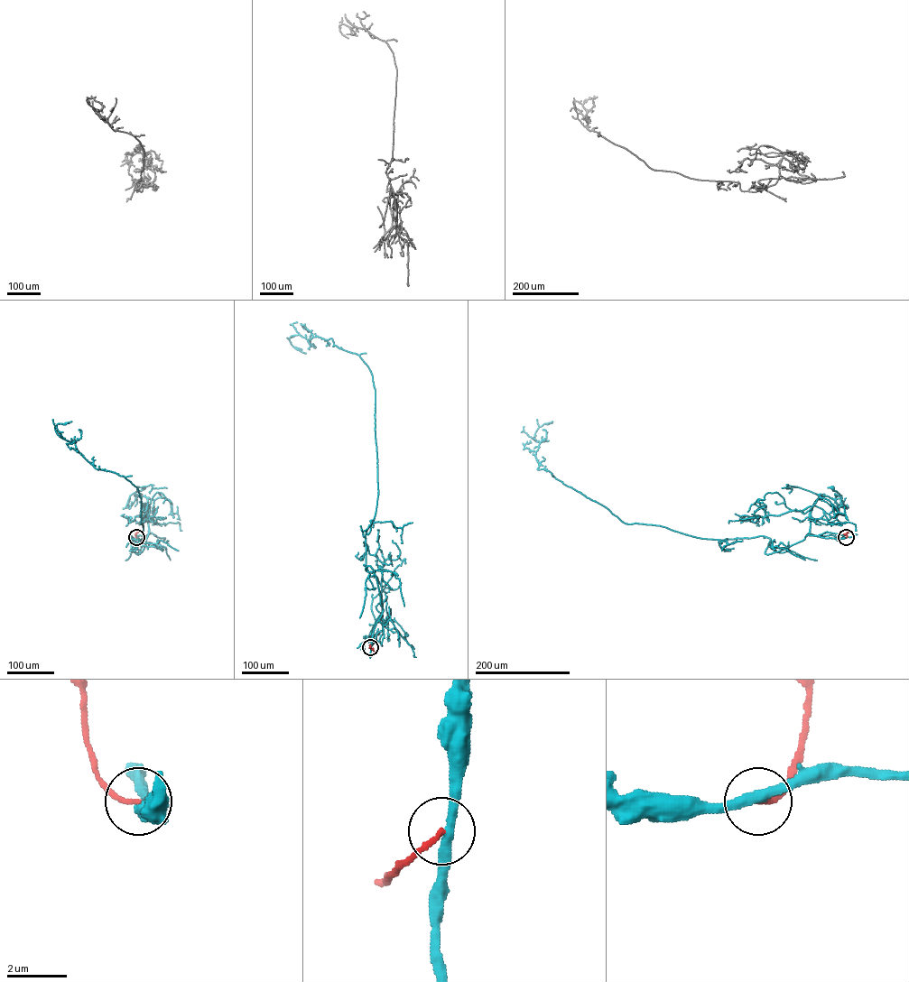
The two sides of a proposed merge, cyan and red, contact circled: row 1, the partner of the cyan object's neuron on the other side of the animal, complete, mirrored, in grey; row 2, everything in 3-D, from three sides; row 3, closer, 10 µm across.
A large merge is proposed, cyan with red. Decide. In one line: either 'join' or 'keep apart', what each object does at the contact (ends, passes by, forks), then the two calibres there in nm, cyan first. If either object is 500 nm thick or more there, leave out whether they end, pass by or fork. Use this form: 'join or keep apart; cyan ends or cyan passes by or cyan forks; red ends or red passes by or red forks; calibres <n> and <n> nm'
keep apart; cyan passes by; red ends; calibres 320 and 150 nm

